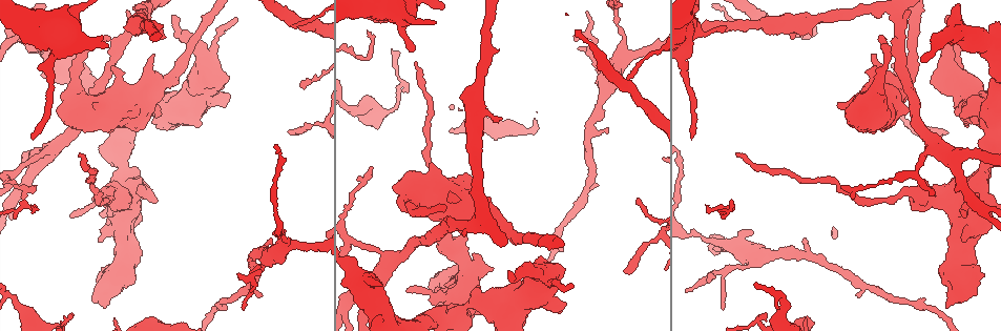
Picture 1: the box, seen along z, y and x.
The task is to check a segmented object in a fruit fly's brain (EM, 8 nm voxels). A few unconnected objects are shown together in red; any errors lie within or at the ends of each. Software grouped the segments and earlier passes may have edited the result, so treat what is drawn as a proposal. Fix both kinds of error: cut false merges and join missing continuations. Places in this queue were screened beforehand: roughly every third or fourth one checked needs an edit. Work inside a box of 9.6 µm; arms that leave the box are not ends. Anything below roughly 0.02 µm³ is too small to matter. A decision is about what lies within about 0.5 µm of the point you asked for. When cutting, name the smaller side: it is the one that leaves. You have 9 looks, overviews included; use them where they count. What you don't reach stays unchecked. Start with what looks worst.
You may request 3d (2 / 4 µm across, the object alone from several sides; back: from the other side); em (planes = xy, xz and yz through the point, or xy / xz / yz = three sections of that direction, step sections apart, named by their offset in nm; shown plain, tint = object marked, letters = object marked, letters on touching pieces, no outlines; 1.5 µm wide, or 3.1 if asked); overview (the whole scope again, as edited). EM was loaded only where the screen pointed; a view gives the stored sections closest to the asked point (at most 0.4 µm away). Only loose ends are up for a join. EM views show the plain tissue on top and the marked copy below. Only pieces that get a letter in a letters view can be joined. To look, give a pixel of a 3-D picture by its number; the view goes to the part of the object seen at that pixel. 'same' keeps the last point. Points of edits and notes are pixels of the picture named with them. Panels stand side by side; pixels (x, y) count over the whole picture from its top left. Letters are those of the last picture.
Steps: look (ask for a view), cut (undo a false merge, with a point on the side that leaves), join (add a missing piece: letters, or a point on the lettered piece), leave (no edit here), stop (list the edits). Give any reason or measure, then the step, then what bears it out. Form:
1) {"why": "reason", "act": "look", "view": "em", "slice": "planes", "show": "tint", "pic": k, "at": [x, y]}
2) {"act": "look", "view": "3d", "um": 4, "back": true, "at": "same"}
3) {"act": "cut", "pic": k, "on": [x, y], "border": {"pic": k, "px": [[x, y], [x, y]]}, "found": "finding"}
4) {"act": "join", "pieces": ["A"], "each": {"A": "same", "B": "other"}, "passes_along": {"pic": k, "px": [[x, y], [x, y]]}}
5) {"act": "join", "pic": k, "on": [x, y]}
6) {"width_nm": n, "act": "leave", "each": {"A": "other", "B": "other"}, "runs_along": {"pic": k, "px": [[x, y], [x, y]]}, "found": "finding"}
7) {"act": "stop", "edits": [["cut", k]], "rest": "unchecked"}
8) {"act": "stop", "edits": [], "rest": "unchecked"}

{"why": "branch stops here", "act": "look", "view": "em", "slice": "planes", "show": "letters", "pic": 1, "at": [747, 233]}

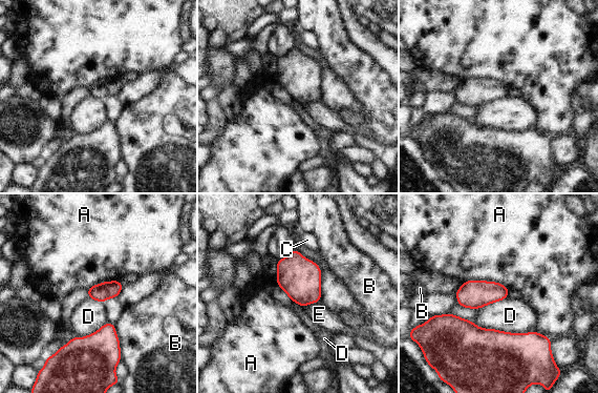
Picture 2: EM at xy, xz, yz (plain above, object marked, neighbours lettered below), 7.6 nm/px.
{"longest_contact_nm": ["D", 500], "act": "leave", "each": {"A": "other", "B": "other", "C": "other", "D": "other", "E": "other"}, "border": {"pic": 2, "px": [[472, 321], [485, 328], [536, 332]]}, "found": "no lettered piece goes on from it"}

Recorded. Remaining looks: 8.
{"why": "stops while still wide", "act": "look", "view": "3d", "um": 4, "back": true, "pic": 1, "at": [435, 291]}

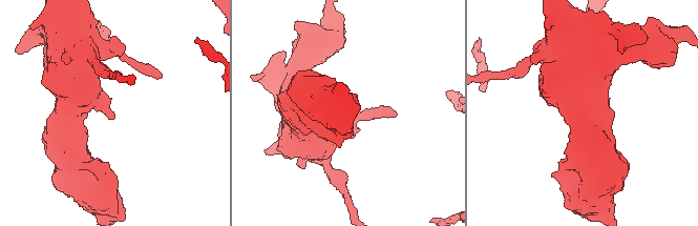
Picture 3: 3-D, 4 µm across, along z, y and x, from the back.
{"why": "shape alone is not enough", "act": "look", "view": "em", "slice": "planes", "show": "letters", "pic": 3, "at": [112, 116]}

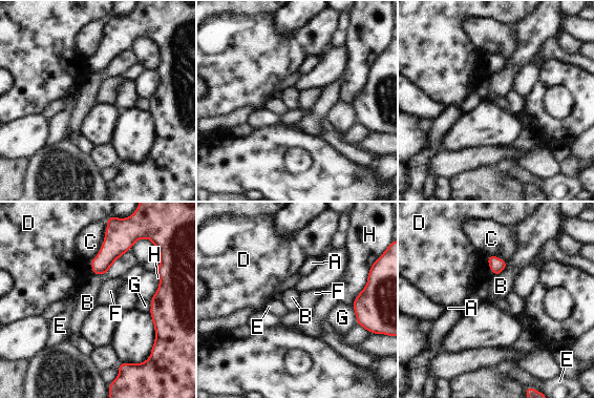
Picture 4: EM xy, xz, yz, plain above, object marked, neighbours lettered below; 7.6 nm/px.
{"act": "leave", "each": {"A": "other", "B": "other", "C": "other", "D": "other", "E": "other", "F": "other", "G": "other", "H": "other"}, "found": "none of them fits"}

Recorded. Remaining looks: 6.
{"why": "tapers out", "act": "look", "view": "3d", "um": 4, "pic": 1, "at": [571, 288]}

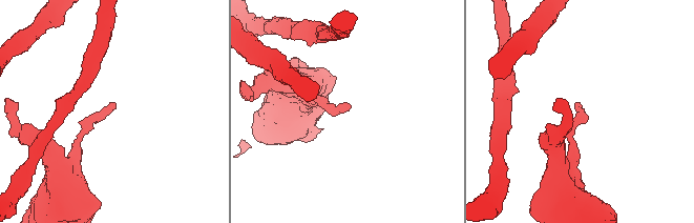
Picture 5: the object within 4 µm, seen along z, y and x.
{"why": "now the EM", "act": "look", "view": "em", "slice": "planes", "show": "letters", "pic": 5, "at": [112, 103]}

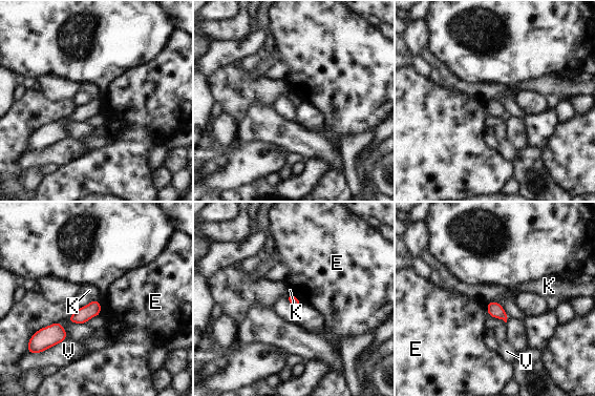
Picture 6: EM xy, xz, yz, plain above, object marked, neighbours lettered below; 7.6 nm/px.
{"act": "leave", "each": {"E": "other", "K": "other", "V": "other"}, "border": {"pic": 6, "px": [[496, 300], [488, 303]]}, "found": "none of them fits"}

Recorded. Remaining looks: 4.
{"why": "sudden change in width", "act": "look", "view": "em", "slice": "planes", "show": "letters", "pic": 1, "at": [907, 192]}

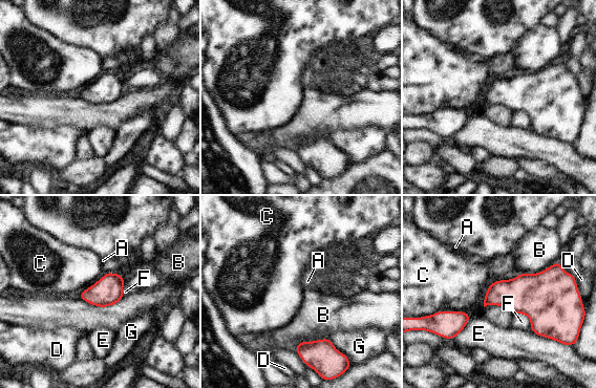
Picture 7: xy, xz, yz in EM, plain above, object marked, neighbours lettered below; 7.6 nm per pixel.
{"width_nm": 220, "act": "leave", "each": {"A": "other", "B": "other", "C": "other", "D": "other", "E": "other", "F": "other", "G": "other"}, "border": {"pic": 7, "px": [[520, 273], [495, 280], [483, 306]]}, "found": "one cell here"}

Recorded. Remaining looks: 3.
{"act": "stop", "edits": [], "rest": "unchecked"}

